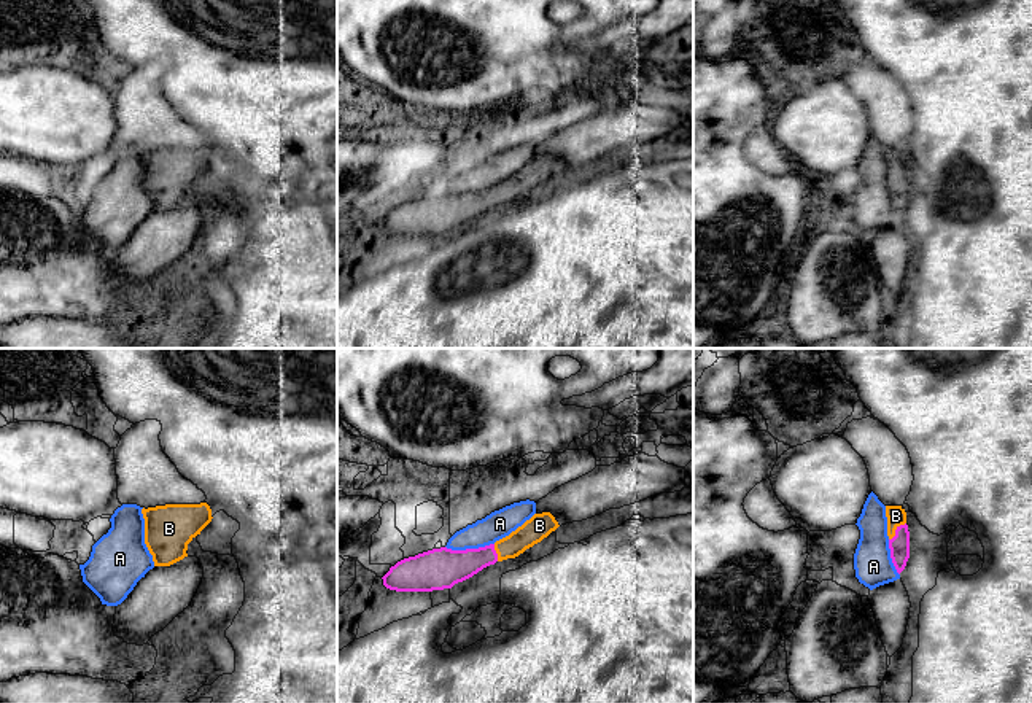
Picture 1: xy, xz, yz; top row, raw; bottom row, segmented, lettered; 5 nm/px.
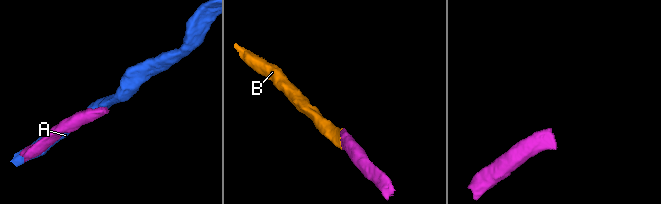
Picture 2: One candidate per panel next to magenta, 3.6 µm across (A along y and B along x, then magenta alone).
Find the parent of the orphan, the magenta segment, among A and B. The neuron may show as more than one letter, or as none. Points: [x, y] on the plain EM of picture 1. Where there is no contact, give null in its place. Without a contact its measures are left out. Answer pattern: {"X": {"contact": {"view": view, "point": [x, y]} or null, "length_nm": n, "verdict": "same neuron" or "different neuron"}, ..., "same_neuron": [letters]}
{"A": {"contact": {"view": "xz", "point": [469, 193]}, "length_nm": 240, "verdict": "different neuron"}, "B": {"contact": {"view": "yz", "point": [896, 174]}, "length_nm": 130, "verdict": "same neuron"}, "same_neuron": ["B"]}

